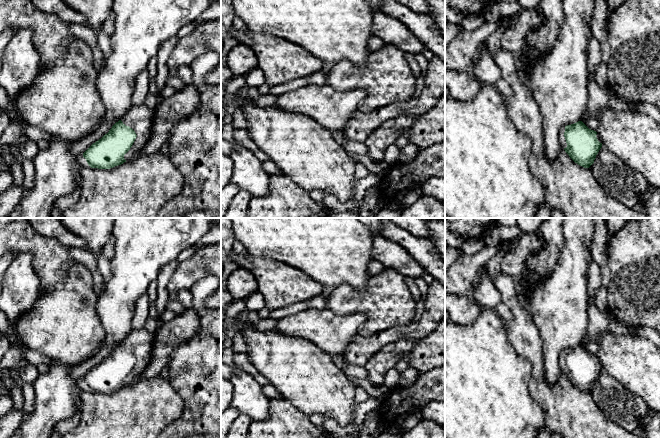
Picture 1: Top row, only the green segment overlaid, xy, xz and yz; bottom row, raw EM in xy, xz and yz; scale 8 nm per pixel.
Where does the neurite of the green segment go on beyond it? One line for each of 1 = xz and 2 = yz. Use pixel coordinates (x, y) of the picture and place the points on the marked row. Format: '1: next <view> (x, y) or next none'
1: next none
2: next yz (562, 140)

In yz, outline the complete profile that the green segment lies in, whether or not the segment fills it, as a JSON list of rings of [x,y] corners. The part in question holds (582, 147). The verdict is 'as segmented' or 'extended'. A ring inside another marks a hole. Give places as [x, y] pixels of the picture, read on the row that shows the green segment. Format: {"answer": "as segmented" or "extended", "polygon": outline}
{"answer": "extended", "polygon": [[[583,121],[562,127],[559,133],[561,148],[578,165],[589,168],[602,147],[596,131],[589,129]]]}

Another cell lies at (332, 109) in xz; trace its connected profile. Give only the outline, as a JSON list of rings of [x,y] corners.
[[[310,84],[280,95],[277,98],[275,105],[282,110],[310,117],[318,122],[319,125],[333,132],[343,131],[345,129],[351,115],[358,110],[359,104],[366,97],[367,92],[363,89],[340,92],[326,84]]]

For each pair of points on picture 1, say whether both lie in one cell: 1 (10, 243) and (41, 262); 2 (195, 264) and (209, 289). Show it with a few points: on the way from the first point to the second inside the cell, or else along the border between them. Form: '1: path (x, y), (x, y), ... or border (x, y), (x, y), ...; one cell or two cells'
1: path (19, 243), (26, 243), (36, 253); one cell
2: border (210, 274), (201, 277), (189, 289); two cells

